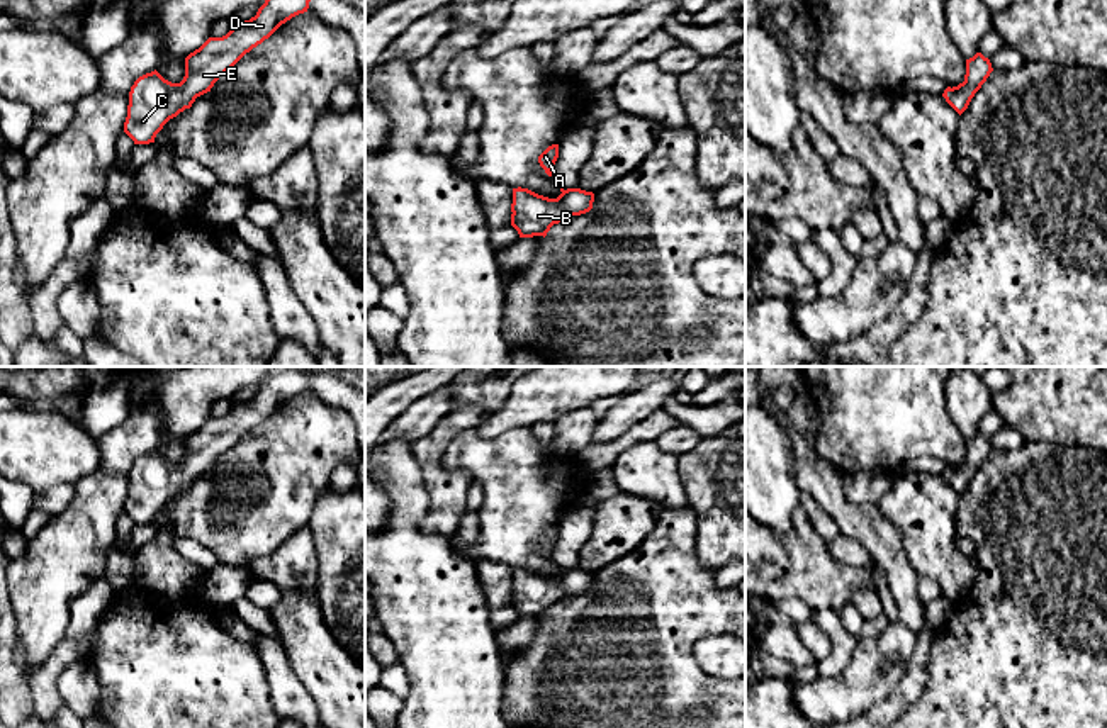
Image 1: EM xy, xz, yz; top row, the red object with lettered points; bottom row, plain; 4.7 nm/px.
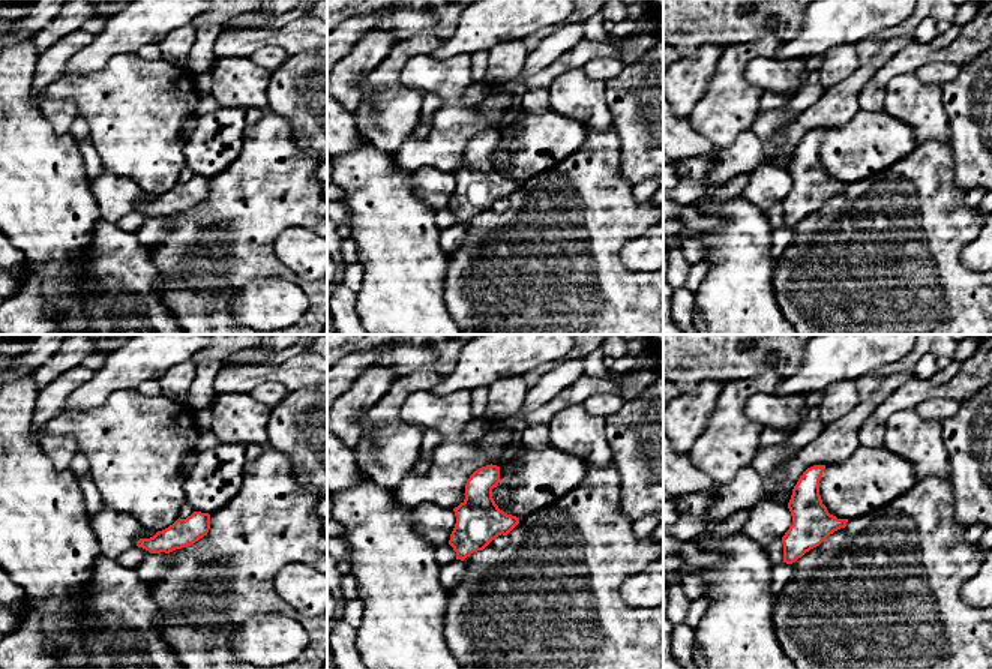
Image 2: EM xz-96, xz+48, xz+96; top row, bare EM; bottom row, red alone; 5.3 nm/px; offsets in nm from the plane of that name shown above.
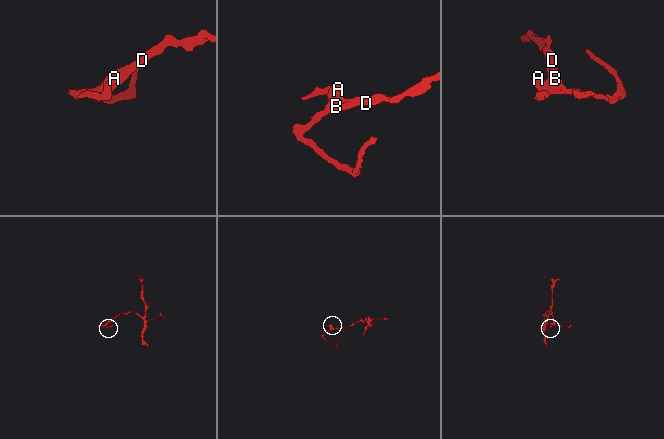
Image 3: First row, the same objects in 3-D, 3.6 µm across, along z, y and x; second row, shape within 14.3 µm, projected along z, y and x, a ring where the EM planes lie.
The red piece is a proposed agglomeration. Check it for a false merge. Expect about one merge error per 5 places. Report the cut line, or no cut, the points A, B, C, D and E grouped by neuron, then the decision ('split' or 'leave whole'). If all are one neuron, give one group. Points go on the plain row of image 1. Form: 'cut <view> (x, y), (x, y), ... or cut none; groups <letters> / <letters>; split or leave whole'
cut none; groups A B C D E; leave whole

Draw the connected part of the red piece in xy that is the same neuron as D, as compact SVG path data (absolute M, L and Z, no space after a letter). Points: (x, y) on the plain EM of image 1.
M290 368L272 373L250 400L236 404L222 417L209 417L185 438L180 463L165 460L156 450L139 456L129 472L124 512L134 524L155 523L163 506L214 463L246 433L268 419L282 404L307 392L312 370Z

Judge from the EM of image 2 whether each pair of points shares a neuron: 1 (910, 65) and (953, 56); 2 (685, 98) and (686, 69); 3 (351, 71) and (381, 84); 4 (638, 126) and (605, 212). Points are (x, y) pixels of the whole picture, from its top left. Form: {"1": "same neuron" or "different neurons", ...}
{"1": "same neuron", "2": "same neuron", "3": "different neurons", "4": "different neurons"}

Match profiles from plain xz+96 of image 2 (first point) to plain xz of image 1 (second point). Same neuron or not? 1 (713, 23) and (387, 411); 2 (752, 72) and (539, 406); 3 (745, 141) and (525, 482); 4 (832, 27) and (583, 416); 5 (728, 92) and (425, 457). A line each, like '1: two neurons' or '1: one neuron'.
1: two neurons
2: two neurons
3: one neuron
4: two neurons
5: one neuron

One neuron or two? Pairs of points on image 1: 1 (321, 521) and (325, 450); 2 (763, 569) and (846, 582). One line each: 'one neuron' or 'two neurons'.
1: two neurons
2: one neuron

